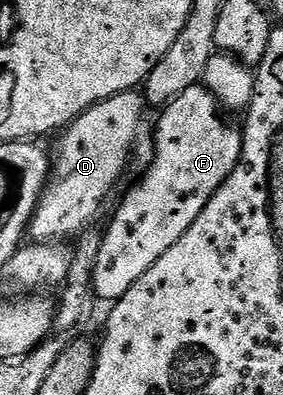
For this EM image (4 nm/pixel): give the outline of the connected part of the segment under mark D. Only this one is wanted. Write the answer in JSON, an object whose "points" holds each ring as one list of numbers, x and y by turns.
{"points":[[142,91,122,92,100,104,93,105,78,116,72,124,62,129,59,140,59,153,53,156,53,171,48,179,47,187,39,198,35,213,31,216,29,236,32,241,42,242,48,238,71,238,83,232,91,224,100,219,99,211,103,203,111,196,111,191,119,184,123,171,127,168,131,156,146,161,153,152,153,120,147,117,149,105]]}

